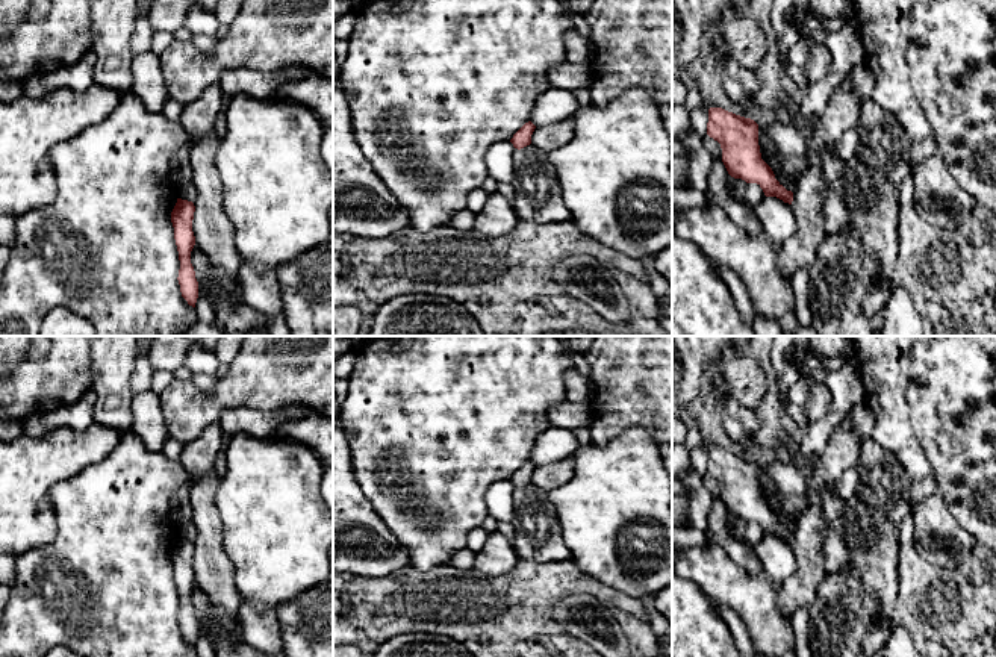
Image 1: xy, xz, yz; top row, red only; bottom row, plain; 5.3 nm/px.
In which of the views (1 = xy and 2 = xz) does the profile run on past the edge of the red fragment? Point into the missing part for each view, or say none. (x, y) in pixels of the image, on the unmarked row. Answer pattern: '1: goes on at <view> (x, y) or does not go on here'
1: does not go on here
2: does not go on here

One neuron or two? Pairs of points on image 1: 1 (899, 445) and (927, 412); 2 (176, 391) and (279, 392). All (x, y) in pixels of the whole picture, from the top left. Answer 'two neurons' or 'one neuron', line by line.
1: two neurons
2: one neuron

